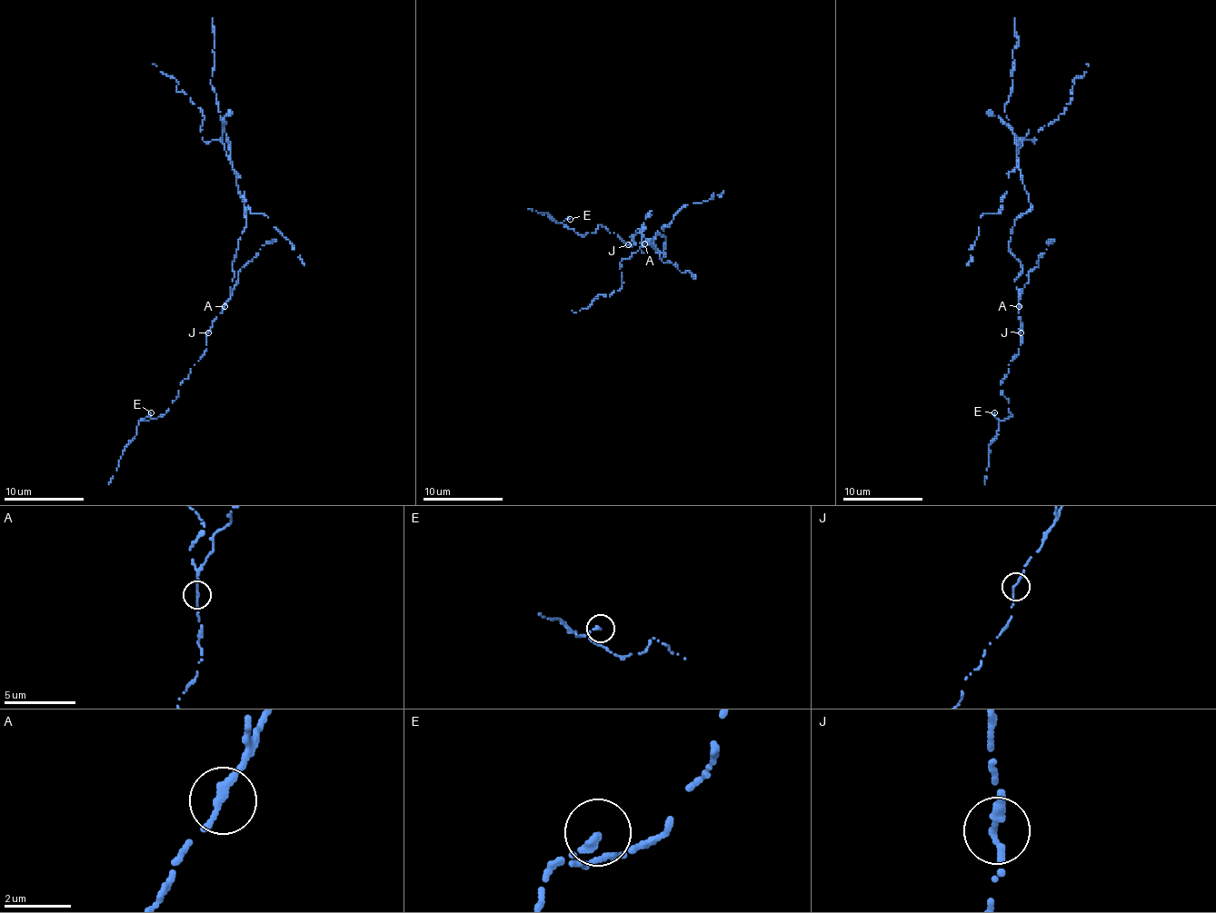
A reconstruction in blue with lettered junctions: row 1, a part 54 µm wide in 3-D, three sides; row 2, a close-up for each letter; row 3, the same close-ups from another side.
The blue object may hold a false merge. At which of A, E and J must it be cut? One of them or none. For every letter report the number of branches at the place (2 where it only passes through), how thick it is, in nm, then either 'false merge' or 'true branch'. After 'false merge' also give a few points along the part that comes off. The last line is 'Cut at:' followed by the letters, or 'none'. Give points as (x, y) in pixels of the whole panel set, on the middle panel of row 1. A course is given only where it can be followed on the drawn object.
A: 1 | 300 nm | false merge | (643, 243), (652, 239), (652, 247), (658, 233), (663, 254), (645, 241), (622, 259), (620, 289), (572, 311)
E: 1 | 280 nm | true branch
J: 2 | 200 nm | true branch
Cut at: A

